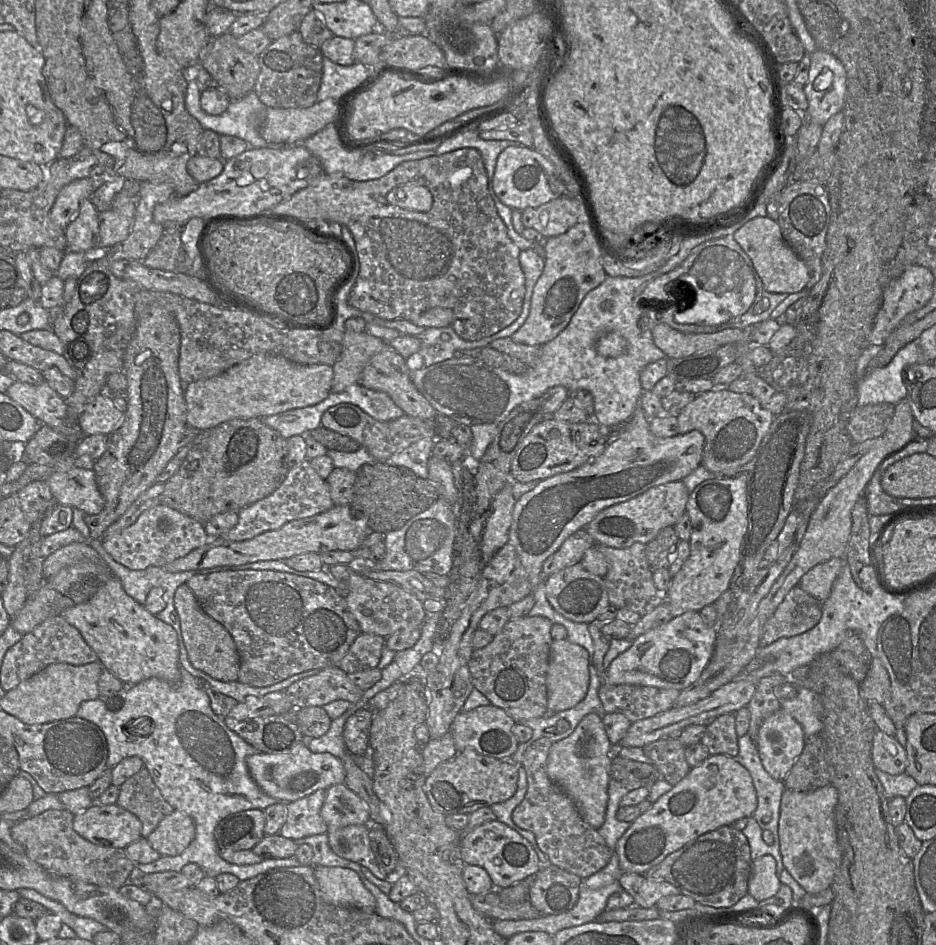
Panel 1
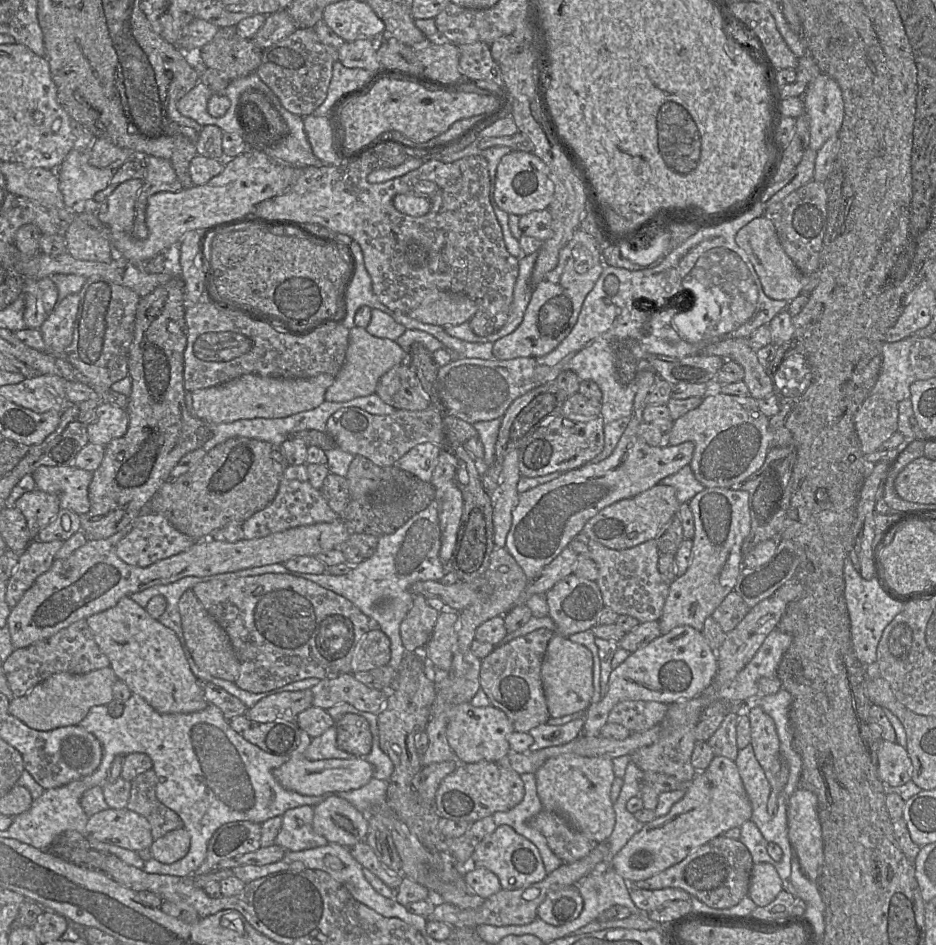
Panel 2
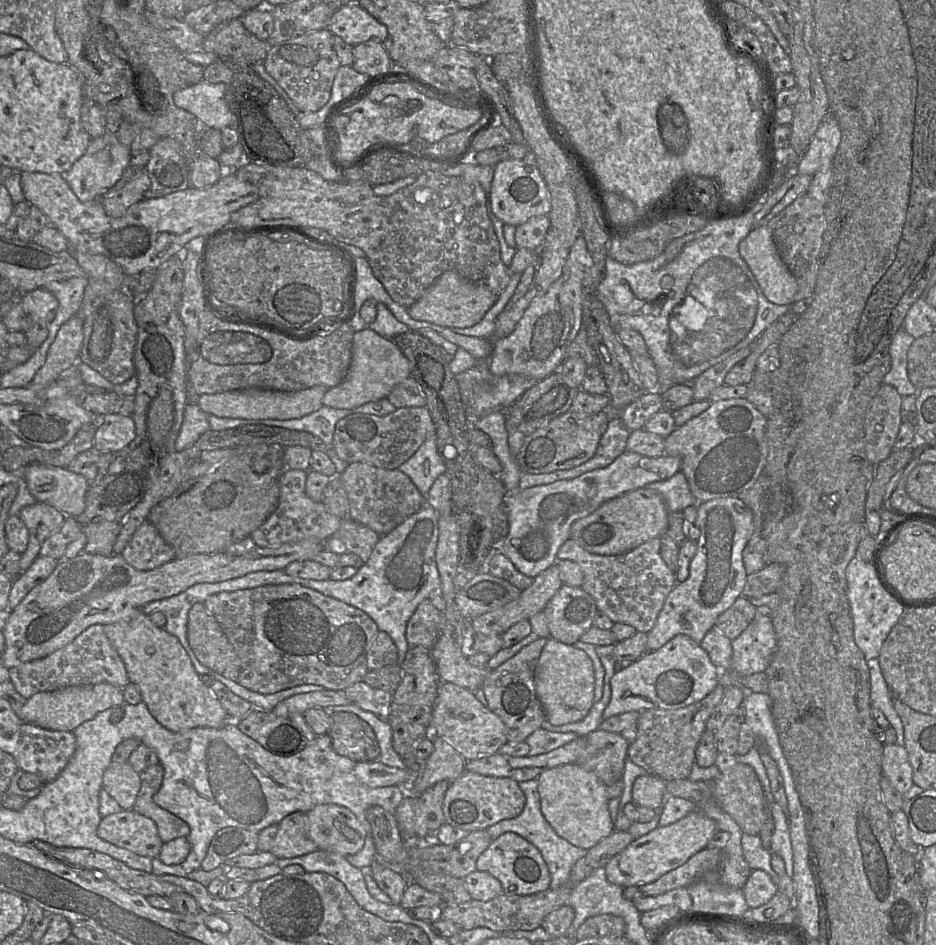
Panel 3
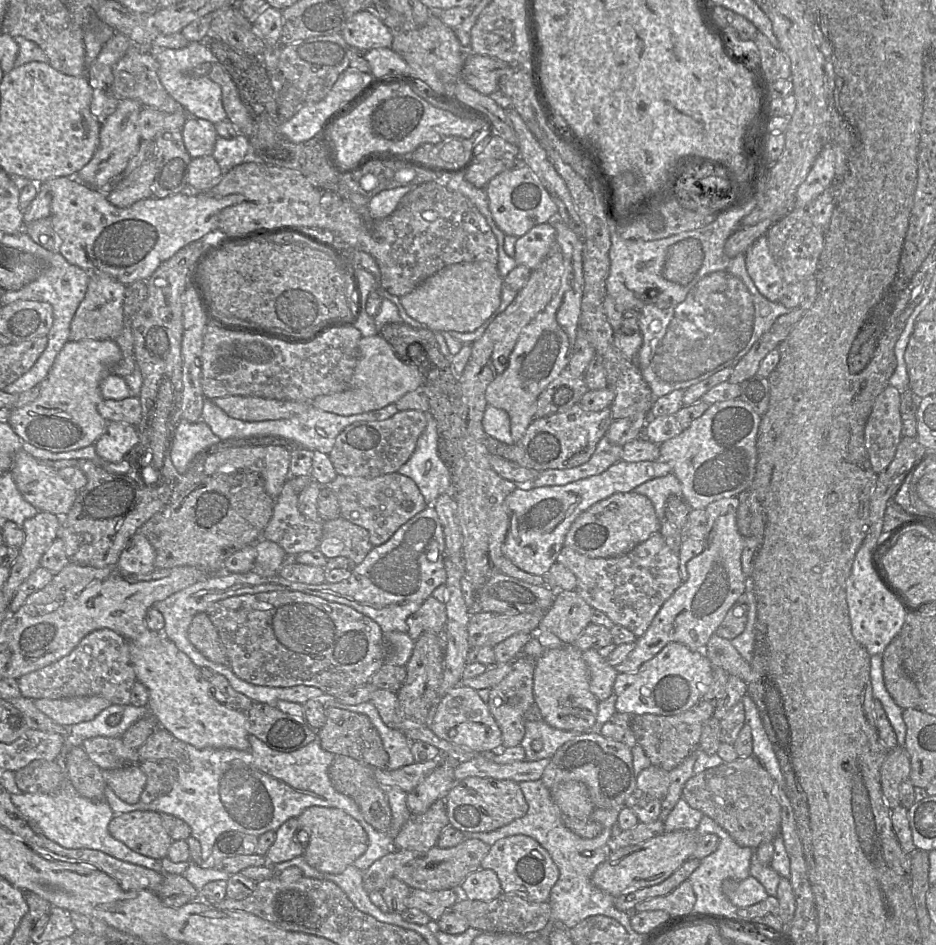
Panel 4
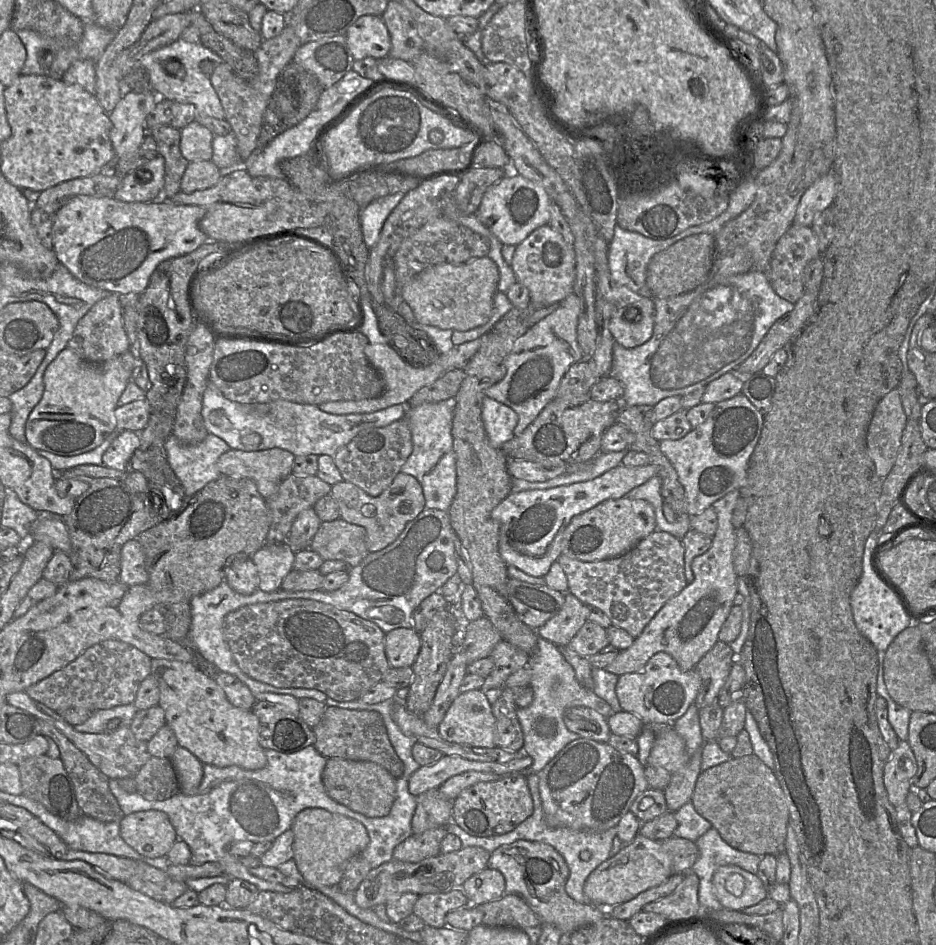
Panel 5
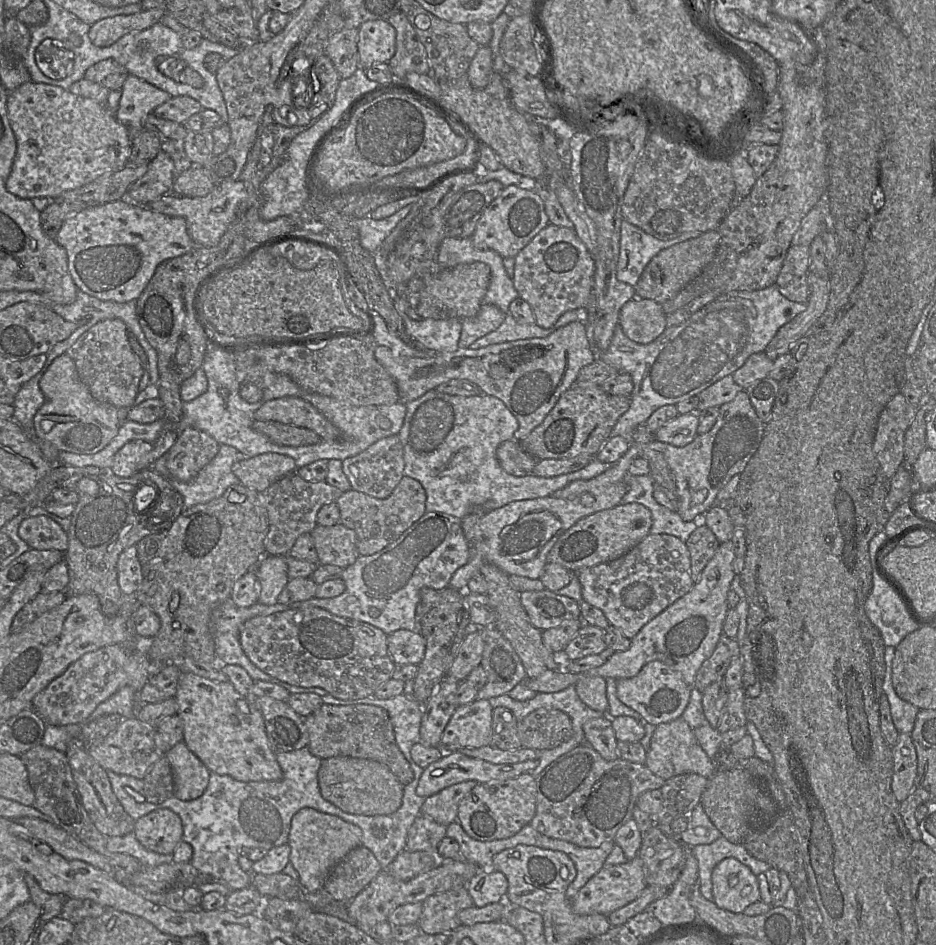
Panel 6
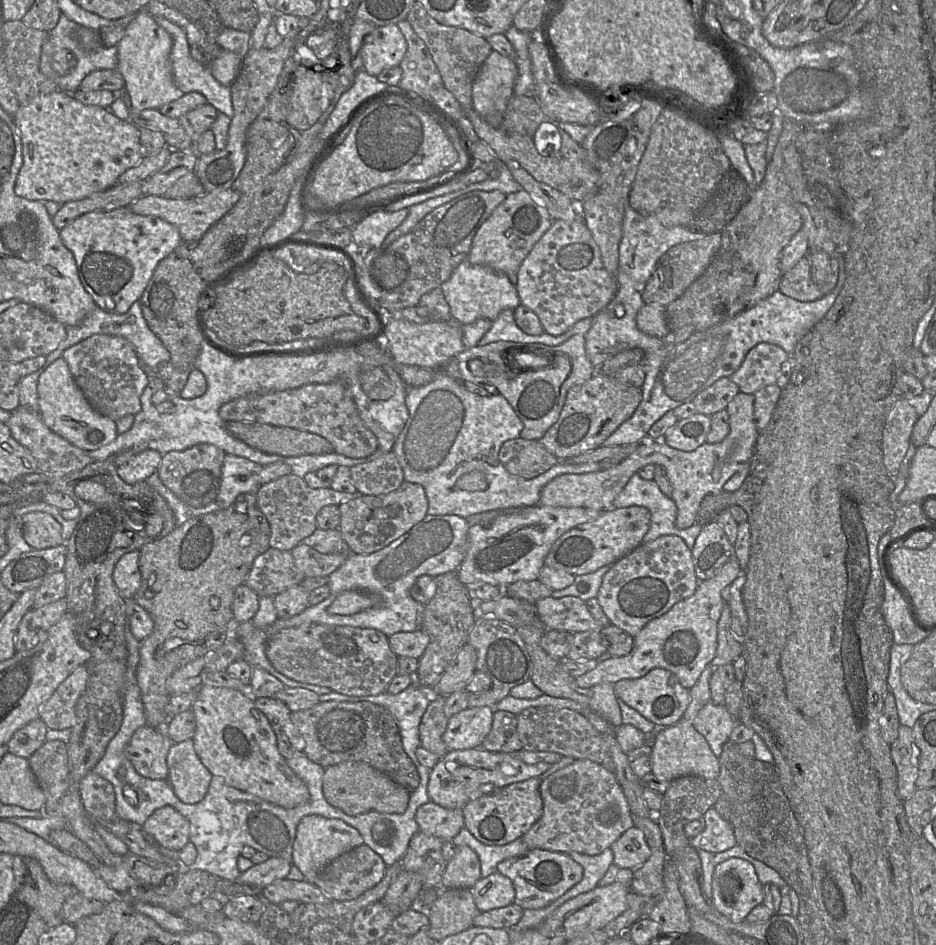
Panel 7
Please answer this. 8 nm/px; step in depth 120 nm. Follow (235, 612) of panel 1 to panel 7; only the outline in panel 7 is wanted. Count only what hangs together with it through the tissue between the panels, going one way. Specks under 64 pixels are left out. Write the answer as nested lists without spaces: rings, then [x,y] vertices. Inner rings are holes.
[[[318,623],[284,628],[269,636],[266,655],[272,666],[287,678],[348,696],[384,693],[398,675],[399,657],[392,651],[388,637],[374,628]]]

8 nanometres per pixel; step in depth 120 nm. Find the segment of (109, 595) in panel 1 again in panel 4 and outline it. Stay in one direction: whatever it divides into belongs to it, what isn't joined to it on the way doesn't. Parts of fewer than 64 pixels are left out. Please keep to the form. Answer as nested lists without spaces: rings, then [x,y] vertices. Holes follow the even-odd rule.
[[[163,634],[158,645],[140,646],[129,642],[130,655],[138,682],[148,689],[149,697],[147,707],[160,727],[170,732],[176,739],[194,746],[197,749],[214,748],[248,750],[248,731],[246,729],[246,712],[237,711],[227,707],[215,699],[211,693],[211,683],[205,679],[199,667]]]

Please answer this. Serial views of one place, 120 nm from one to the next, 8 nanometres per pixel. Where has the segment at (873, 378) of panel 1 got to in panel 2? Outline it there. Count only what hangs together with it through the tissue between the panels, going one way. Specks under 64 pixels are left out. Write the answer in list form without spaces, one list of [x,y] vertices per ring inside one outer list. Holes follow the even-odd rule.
[[[914,337],[884,343],[882,367],[872,395],[881,395],[897,403],[910,398],[910,386],[917,380],[909,361],[913,344]]]

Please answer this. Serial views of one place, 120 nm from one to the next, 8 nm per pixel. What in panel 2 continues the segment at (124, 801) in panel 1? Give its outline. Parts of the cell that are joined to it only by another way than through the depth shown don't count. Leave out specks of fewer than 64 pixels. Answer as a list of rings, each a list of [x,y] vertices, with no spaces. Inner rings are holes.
[[[151,768],[131,780],[130,796],[126,808],[145,817],[154,840],[172,830],[184,827],[179,815],[162,804],[156,797],[157,776]]]

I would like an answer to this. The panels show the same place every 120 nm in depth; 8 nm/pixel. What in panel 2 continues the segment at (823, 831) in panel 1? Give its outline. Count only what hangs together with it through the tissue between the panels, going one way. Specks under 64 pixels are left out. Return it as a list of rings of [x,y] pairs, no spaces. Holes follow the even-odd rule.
[[[799,788],[787,802],[788,837],[803,874],[815,881],[823,863],[824,844],[818,815],[818,798]]]

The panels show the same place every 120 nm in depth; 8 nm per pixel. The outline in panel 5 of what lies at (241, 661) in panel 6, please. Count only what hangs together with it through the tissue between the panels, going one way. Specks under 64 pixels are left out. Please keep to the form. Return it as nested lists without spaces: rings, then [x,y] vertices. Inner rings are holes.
[[[225,580],[216,588],[203,594],[197,595],[191,599],[190,607],[192,621],[187,637],[187,644],[185,645],[187,645],[197,655],[216,665],[220,672],[226,672],[237,677],[250,689],[255,697],[262,693],[270,692],[275,694],[292,695],[297,699],[312,698],[317,701],[324,702],[326,701],[328,696],[319,690],[306,688],[278,688],[247,676],[242,672],[242,670],[235,662],[230,648],[224,639],[223,622],[227,614],[250,604],[293,599],[290,598],[290,593],[297,592],[285,591],[282,589],[274,592],[264,592],[260,589],[257,589],[250,595],[243,595],[234,591]]]

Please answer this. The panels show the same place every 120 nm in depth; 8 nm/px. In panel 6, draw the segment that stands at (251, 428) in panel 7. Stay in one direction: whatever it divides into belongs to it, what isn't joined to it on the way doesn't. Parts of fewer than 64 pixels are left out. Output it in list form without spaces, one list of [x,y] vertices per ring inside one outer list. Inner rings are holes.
[[[254,421],[252,428],[267,436],[273,443],[284,446],[313,445],[321,438],[313,430],[290,426],[277,421]]]

